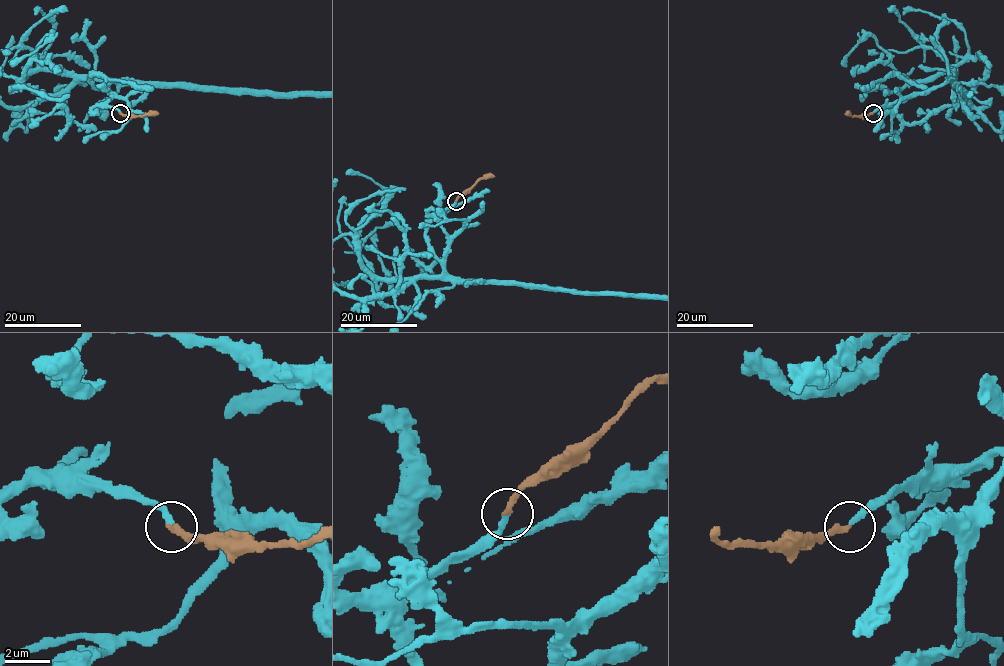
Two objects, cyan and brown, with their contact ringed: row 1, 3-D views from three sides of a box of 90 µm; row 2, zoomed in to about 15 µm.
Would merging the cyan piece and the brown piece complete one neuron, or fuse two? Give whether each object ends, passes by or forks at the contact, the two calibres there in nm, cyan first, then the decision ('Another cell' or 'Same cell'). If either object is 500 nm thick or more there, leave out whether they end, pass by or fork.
At the ring cyan ends. At the ring brown ends. Thickness 260 nm (cyan) against 280 nm. Same cell

